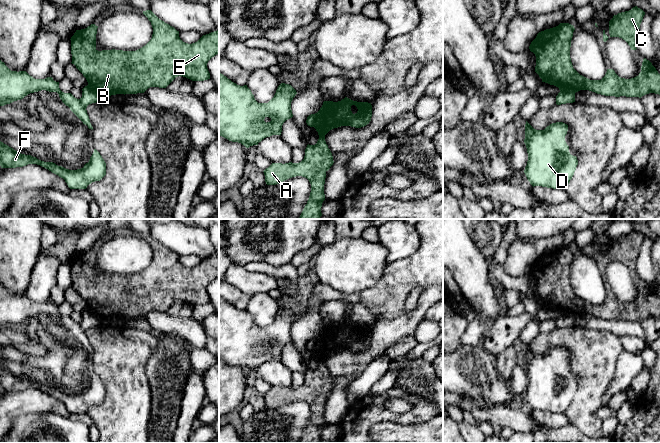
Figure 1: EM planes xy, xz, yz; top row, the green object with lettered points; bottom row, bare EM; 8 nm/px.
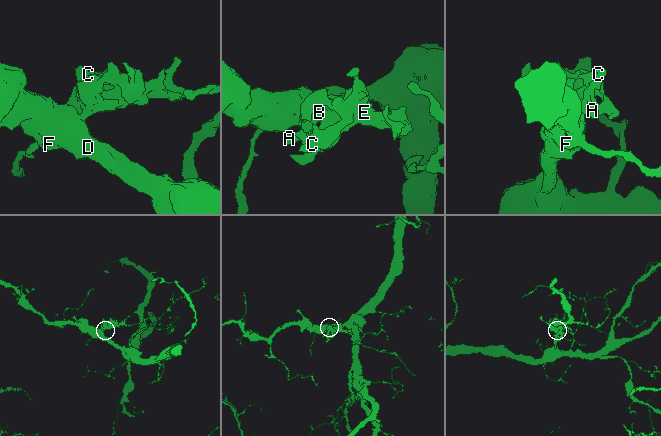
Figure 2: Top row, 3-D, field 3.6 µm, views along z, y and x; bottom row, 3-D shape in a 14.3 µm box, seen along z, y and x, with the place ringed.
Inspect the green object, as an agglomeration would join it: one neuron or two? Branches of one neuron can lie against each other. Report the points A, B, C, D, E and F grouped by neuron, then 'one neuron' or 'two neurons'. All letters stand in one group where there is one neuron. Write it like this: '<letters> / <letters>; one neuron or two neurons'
A B C E / D F; two neurons

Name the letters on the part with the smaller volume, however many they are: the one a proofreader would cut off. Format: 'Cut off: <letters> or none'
Cut off: A, B, C, E

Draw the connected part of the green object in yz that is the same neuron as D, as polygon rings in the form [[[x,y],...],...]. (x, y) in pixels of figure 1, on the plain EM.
[[[526,345],[524,367],[527,372],[528,385],[524,397],[533,411],[564,413],[569,408],[578,384],[569,376],[569,370],[565,365],[567,355],[568,349],[563,346],[552,347],[544,354],[536,354]]]

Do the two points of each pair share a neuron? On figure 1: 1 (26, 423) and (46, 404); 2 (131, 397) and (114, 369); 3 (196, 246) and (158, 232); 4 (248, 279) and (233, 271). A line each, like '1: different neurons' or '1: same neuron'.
1: different neurons
2: same neuron
3: same neuron
4: same neuron

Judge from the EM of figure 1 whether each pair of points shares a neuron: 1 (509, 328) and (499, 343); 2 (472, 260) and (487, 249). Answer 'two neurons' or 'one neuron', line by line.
1: one neuron
2: two neurons

